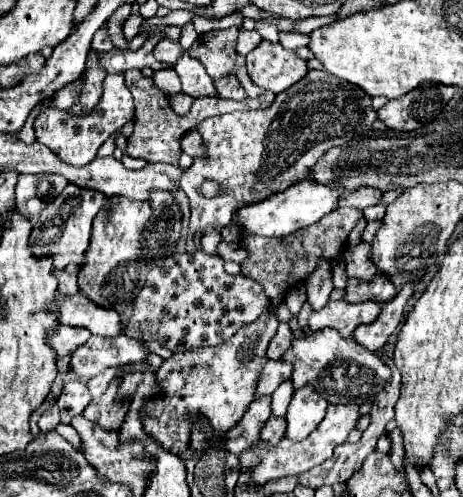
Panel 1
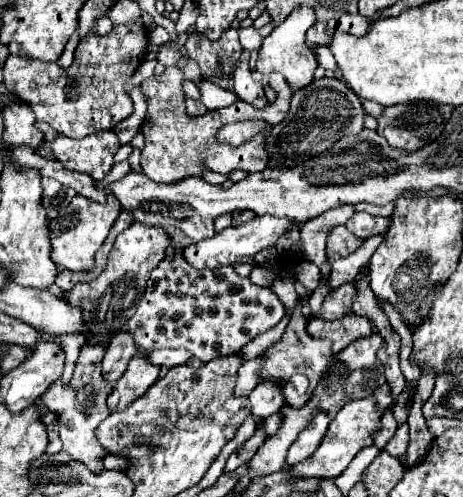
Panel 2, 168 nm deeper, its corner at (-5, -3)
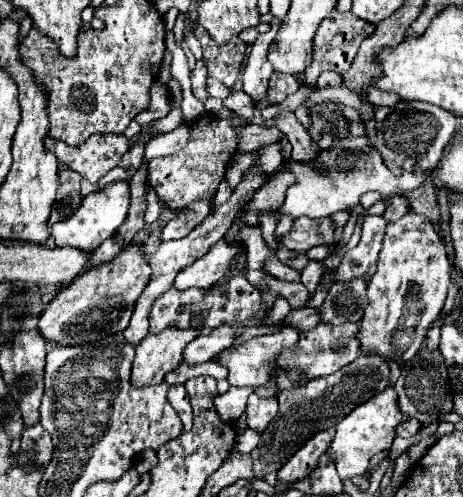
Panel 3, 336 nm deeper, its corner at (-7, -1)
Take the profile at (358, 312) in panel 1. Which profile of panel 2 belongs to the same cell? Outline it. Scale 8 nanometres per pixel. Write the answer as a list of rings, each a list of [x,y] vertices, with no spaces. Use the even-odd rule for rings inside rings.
[[[346,314],[344,318],[334,320],[334,322],[314,318],[314,320],[308,322],[306,332],[312,338],[328,338],[328,340],[332,340],[332,352],[338,354],[340,350],[344,350],[354,340],[370,336],[372,326],[370,326],[370,322],[362,320],[358,314]]]

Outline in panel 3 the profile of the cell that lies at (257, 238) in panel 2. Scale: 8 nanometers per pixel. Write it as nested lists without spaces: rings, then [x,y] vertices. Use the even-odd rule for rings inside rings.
[[[218,240],[200,260],[192,262],[188,268],[182,268],[174,280],[174,286],[178,290],[186,288],[208,288],[228,276],[232,264],[236,258],[244,256],[244,244],[242,242],[228,242]]]

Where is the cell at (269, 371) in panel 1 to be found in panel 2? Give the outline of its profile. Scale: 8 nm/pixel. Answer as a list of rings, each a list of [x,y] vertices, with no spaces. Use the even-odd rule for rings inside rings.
[[[266,382],[266,386],[256,386],[250,396],[250,406],[252,406],[252,416],[256,420],[264,420],[272,414],[278,414],[282,404],[284,404],[284,398],[278,390],[278,384],[274,382]]]

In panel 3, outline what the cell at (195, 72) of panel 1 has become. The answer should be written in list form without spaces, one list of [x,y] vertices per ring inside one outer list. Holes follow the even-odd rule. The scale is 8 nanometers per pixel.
[[[232,90],[232,94],[224,98],[224,106],[234,114],[244,116],[250,124],[252,124],[252,104],[254,104],[252,98],[248,98],[244,90]]]

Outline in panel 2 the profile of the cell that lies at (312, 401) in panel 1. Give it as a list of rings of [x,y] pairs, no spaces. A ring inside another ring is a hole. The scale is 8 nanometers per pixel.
[[[316,414],[314,420],[310,422],[310,426],[306,430],[302,430],[302,434],[298,434],[298,438],[294,440],[294,444],[290,446],[288,450],[288,456],[286,456],[286,464],[288,466],[294,466],[302,460],[306,460],[308,456],[314,454],[314,450],[320,446],[326,430],[328,430],[328,424],[330,424],[330,416],[328,414]]]

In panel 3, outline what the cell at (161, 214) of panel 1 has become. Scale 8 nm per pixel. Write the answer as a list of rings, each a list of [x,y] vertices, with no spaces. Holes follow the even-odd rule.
[[[126,244],[112,260],[90,268],[90,272],[84,272],[84,276],[72,280],[72,284],[62,288],[56,298],[50,300],[48,308],[38,320],[40,334],[46,340],[58,342],[60,346],[76,346],[124,332],[150,274],[152,268],[146,260],[144,244]]]

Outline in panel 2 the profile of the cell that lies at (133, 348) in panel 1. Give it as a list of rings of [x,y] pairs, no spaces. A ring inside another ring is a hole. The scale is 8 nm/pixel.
[[[150,350],[148,354],[150,354],[150,362],[158,366],[166,366],[166,368],[182,366],[192,358],[188,350]]]

